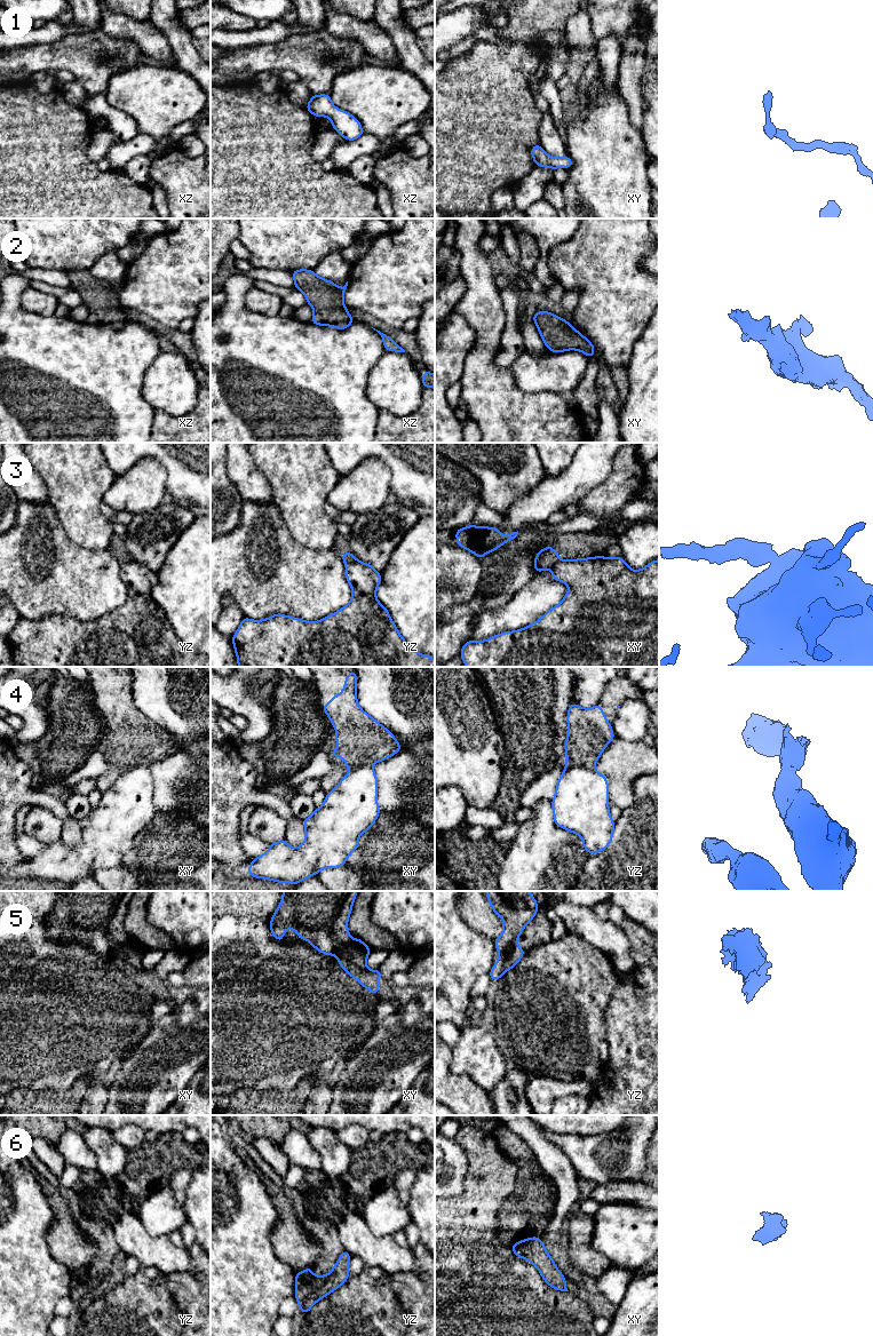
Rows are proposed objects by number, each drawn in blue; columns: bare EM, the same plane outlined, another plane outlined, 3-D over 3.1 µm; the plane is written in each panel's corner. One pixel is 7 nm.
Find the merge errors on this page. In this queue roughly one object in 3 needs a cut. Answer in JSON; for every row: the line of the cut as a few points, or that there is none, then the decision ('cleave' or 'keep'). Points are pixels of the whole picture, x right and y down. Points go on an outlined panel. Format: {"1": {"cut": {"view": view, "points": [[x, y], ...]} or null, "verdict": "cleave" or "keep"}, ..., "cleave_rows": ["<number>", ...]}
{"1": {"cut": null, "verdict": "keep"}, "2": {"cut": null, "verdict": "keep"}, "3": {"cut": {"view": "yz", "points": [[356, 559], [344, 563]]}, "verdict": "cleave"}, "4": {"cut": {"view": "yz", "points": [[566, 761], [571, 764], [582, 765], [593, 770]]}, "verdict": "cleave"}, "5": {"cut": {"view": "yz", "points": [[516, 944], [500, 953]]}, "verdict": "cleave"}, "6": {"cut": null, "verdict": "keep"}, "cleave_rows": ["3", "4", "5"]}

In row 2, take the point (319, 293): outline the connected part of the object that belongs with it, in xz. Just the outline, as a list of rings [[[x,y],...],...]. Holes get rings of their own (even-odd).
[[[300,269],[291,273],[294,278],[294,288],[304,294],[307,304],[314,309],[311,324],[347,329],[356,321],[343,303],[348,281],[343,287],[339,287],[333,281],[317,276],[312,270]]]

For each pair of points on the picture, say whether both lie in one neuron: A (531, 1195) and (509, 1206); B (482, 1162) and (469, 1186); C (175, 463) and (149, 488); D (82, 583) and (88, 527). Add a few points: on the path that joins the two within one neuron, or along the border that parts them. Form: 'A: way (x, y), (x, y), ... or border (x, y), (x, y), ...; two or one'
A: way (525, 1201), (523, 1203), (515, 1203); one
B: way (478, 1168), (471, 1175), (471, 1181); one
C: border (144, 458), (155, 458), (165, 469), (166, 490); two
D: border (65, 532), (80, 547), (106, 549); two

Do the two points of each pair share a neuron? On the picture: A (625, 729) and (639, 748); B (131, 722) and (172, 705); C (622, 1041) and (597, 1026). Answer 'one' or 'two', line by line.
A: two
B: two
C: two

